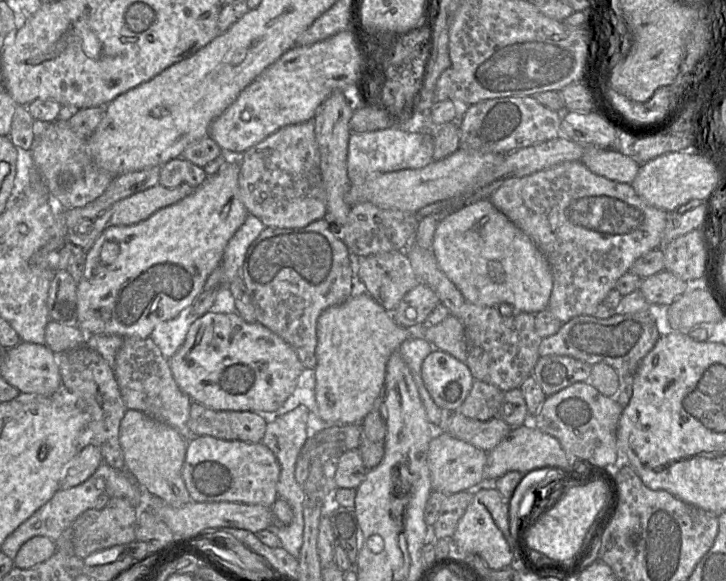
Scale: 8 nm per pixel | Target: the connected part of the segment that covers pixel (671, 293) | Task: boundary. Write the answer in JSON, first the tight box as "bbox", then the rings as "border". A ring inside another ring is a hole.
{"bbox":[639,270,689,305],"border":[[[663,270],[642,279],[639,290],[650,305],[671,305],[689,290],[689,283]]]}

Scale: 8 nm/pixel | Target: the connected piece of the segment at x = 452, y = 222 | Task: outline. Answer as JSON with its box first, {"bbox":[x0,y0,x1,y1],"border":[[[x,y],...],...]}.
{"bbox":[431,199,553,314],"border":[[[489,199],[443,217],[437,224],[431,251],[443,273],[468,303],[486,307],[508,303],[516,311],[531,314],[548,308],[553,288],[549,262],[531,238]]]}

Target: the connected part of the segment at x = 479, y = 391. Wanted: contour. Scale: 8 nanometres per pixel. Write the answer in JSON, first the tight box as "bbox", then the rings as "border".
{"bbox":[457,380,504,421],"border":[[[474,380],[471,391],[457,412],[480,421],[499,417],[504,393],[491,384]]]}

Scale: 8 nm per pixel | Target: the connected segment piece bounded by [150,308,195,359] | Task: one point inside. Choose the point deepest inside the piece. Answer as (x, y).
(169, 335)

